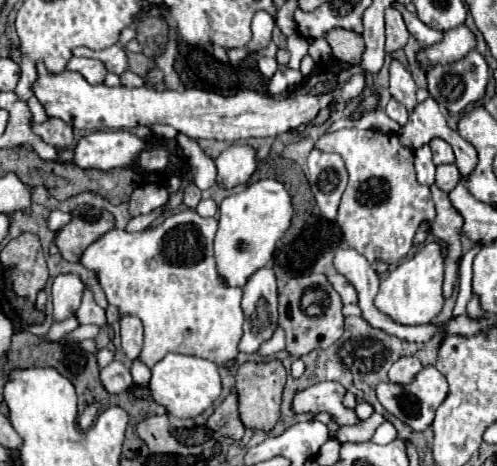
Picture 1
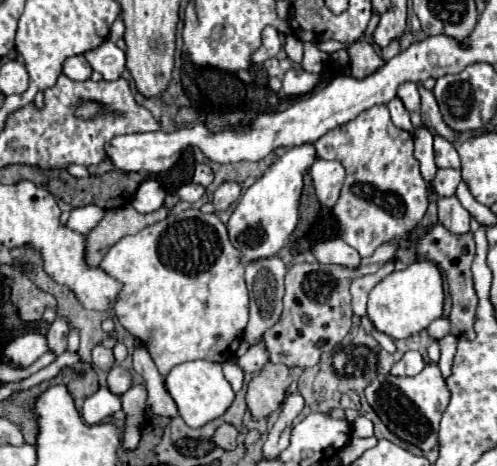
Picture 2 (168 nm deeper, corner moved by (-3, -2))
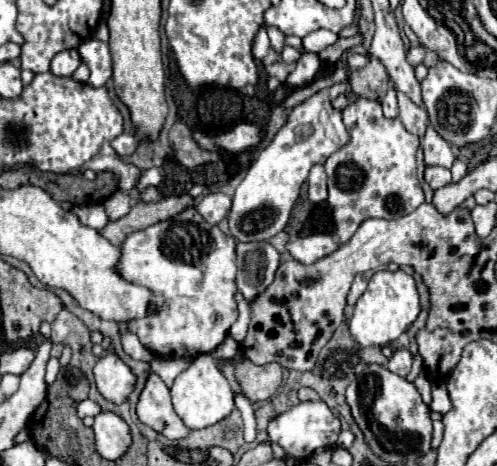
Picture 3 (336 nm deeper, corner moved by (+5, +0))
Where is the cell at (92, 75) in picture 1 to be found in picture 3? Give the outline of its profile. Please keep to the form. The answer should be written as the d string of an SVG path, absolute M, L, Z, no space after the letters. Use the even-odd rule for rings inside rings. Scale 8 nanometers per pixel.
M64 50L64 52L58 52L58 54L52 58L50 72L56 74L56 76L72 76L78 66L80 66L80 58L76 56L76 52Z

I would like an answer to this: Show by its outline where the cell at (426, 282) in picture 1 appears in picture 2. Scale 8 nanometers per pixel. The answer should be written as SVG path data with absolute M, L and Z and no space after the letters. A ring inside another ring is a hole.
M414 262L404 270L394 270L382 278L368 296L368 318L378 332L388 334L394 340L410 338L420 330L426 330L428 324L442 316L444 290L442 276L436 264L432 262Z

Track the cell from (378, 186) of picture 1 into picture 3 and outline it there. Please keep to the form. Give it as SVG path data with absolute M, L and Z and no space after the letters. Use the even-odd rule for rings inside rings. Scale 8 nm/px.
M360 98L342 110L350 142L328 156L324 168L328 174L328 204L332 208L336 236L346 244L358 226L368 218L396 220L414 212L424 202L424 192L416 178L418 136L412 136L400 118L384 118L376 100Z

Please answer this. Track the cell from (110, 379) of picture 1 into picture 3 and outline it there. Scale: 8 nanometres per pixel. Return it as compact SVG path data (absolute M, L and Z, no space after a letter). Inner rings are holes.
M112 352L98 360L94 366L94 380L98 392L110 402L124 402L134 388L134 374L130 368Z

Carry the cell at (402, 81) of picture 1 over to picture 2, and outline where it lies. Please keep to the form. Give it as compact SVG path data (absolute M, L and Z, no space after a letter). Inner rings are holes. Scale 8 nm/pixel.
M406 82L404 86L400 86L398 90L398 98L404 102L406 110L410 112L412 118L412 126L414 128L422 128L422 120L420 120L420 94L418 94L418 86L414 82Z

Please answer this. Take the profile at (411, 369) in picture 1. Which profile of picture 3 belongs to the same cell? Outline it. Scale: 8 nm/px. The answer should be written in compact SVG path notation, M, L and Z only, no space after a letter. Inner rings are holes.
M396 350L388 362L388 370L398 376L406 376L410 372L410 366L412 366L412 354L408 350Z

